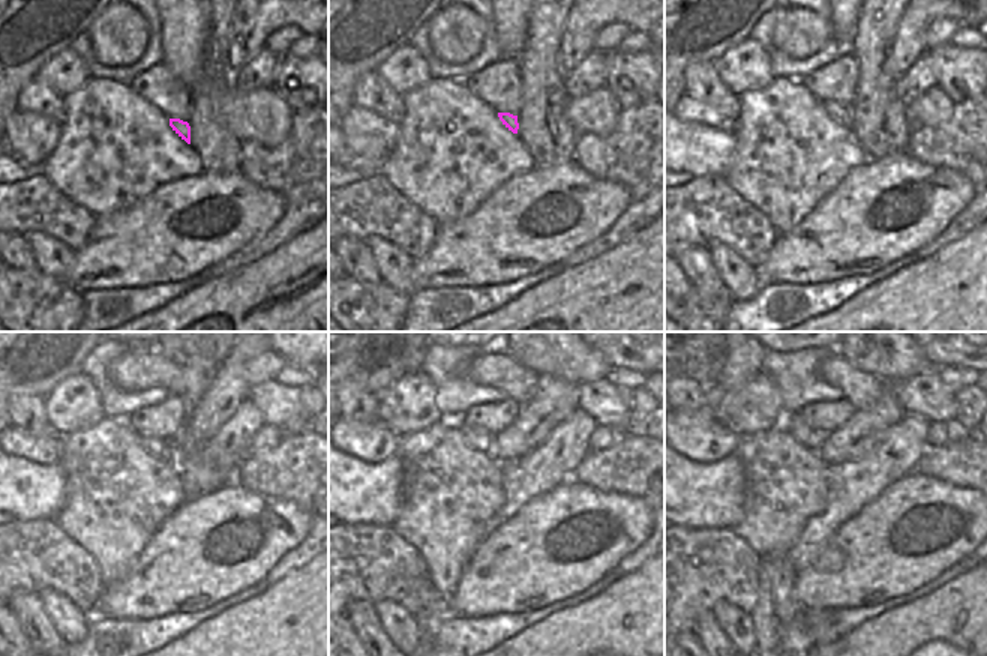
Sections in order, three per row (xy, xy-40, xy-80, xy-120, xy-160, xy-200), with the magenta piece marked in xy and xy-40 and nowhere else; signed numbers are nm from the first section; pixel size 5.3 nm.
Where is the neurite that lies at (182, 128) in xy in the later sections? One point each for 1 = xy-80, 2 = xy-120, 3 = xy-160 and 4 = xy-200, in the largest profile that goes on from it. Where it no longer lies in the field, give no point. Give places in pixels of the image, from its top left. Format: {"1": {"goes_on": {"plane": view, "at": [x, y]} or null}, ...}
{"1": {"goes_on": {"plane": "xy-80", "at": [840, 113]}}, "2": {"goes_on": {"plane": "xy-120", "at": [161, 448]}}, "3": {"goes_on": {"plane": "xy-160", "at": [480, 442]}}, "4": {"goes_on": {"plane": "xy-200", "at": [792, 422]}}}

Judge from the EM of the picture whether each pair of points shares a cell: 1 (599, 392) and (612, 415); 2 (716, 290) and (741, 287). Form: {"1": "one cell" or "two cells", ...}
{"1": "one cell", "2": "two cells"}

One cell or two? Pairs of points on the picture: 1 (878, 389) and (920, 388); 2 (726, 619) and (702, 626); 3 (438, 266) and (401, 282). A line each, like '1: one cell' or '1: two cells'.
1: two cells
2: two cells
3: two cells

